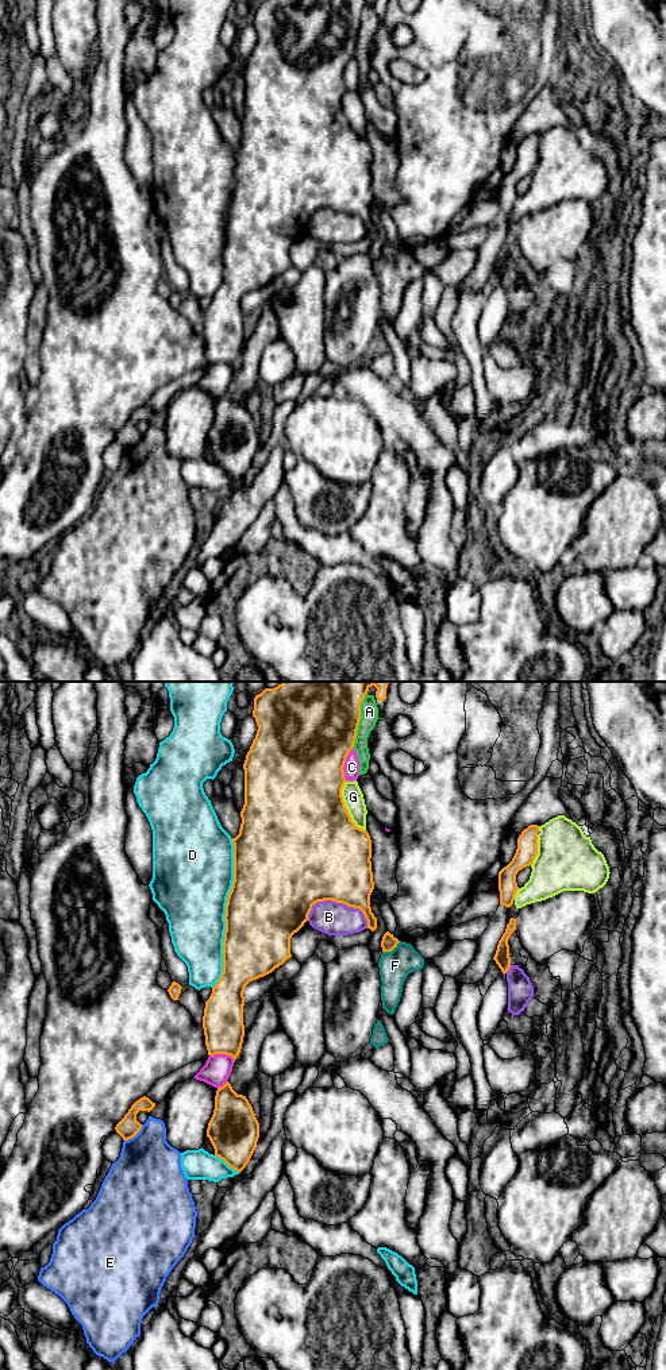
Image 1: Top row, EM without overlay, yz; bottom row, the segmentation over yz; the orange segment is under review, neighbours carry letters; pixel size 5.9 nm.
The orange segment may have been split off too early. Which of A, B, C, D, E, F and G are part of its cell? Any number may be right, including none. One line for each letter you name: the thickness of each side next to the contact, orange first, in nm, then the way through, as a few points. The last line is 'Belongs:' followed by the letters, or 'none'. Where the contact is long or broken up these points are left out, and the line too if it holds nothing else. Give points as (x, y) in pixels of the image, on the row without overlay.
Belongs: none

